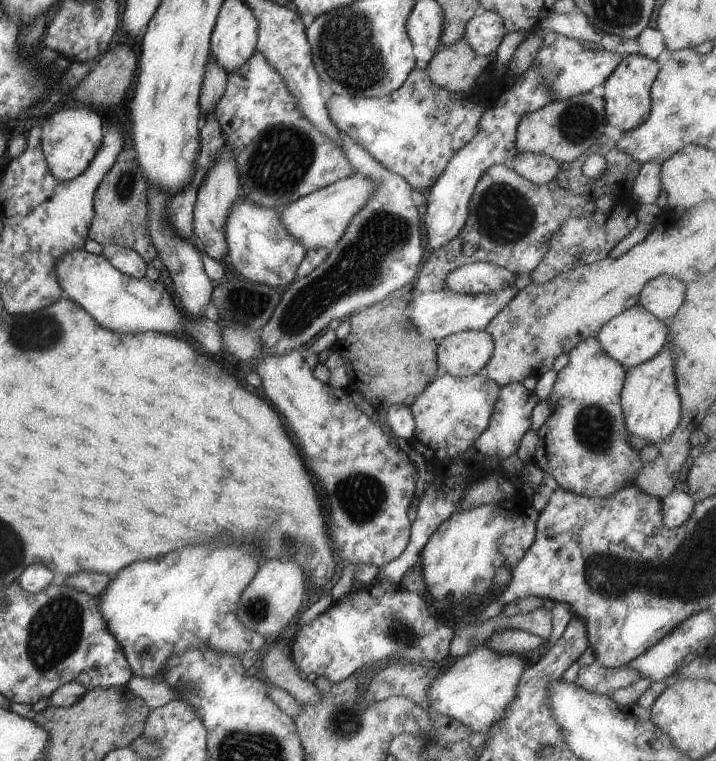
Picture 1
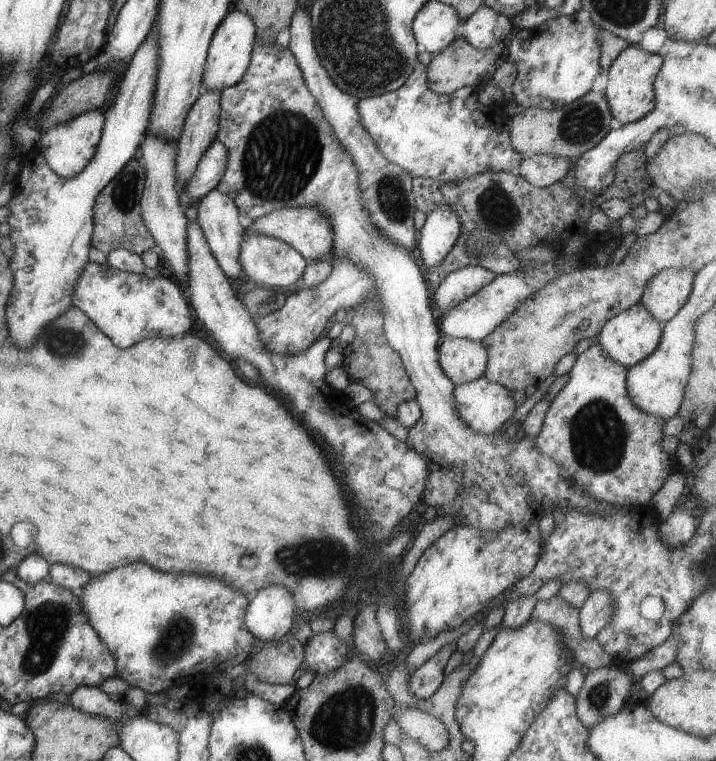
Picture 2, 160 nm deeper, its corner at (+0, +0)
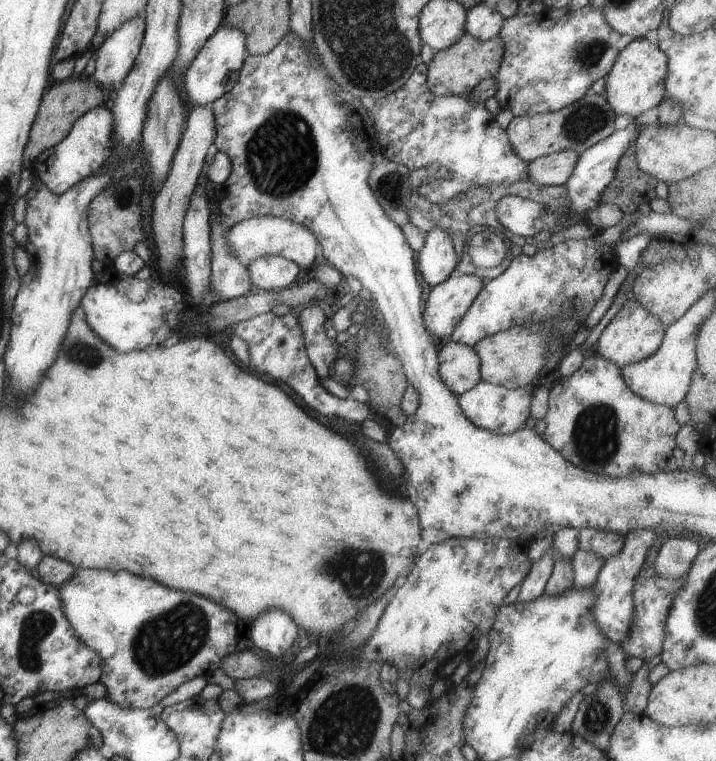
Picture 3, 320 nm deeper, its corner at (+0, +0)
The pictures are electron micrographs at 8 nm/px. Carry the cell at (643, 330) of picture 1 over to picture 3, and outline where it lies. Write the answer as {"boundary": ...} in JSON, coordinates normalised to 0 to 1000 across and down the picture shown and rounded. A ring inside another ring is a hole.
{"boundary":[[[880,389],[844,431],[834,451],[830,452],[830,460],[841,470],[870,482],[911,468],[926,451],[929,434],[930,430],[919,417],[908,413],[887,392]]]}

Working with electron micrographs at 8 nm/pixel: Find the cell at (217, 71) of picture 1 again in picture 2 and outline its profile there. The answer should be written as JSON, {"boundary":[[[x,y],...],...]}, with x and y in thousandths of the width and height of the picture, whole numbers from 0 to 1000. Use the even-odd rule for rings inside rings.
{"boundary":[[[285,117],[274,131],[257,163],[257,171],[247,187],[246,237],[249,252],[271,231],[274,218],[285,200],[303,183],[307,158],[307,118]]]}

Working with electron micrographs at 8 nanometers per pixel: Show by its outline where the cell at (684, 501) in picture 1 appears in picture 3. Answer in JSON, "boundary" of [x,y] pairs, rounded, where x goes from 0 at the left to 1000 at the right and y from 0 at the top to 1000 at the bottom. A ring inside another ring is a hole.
{"boundary":[[[930,706],[913,733],[912,749],[922,760],[950,762],[959,757],[976,723],[975,712],[964,707]]]}

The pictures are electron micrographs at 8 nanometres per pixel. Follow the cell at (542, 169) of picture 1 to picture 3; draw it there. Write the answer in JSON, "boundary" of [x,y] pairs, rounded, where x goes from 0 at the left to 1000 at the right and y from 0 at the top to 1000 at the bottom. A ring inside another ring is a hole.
{"boundary":[[[789,197],[739,213],[739,234],[750,243],[785,244],[799,231],[809,201]]]}

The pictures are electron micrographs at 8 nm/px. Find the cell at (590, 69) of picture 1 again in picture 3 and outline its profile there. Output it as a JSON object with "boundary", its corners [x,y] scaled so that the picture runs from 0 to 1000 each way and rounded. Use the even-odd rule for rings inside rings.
{"boundary":[[[824,4],[806,12],[793,8],[777,14],[761,11],[749,18],[722,17],[704,25],[696,47],[703,53],[705,64],[697,95],[690,101],[696,113],[690,127],[698,142],[709,143],[718,154],[772,148],[810,131],[825,121],[824,116],[832,105],[845,102],[855,92],[866,68],[860,55],[867,45],[849,32],[841,13]]]}

